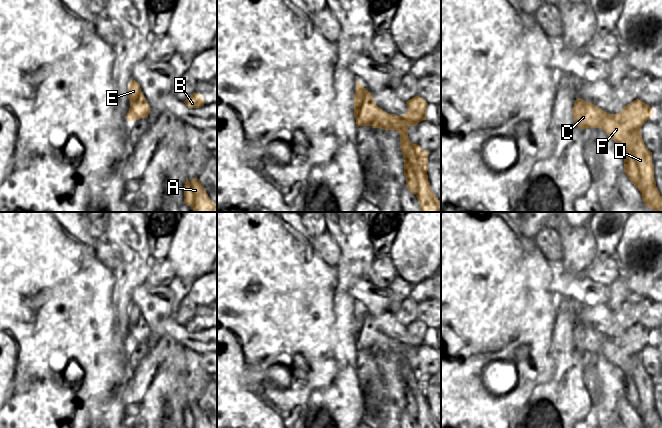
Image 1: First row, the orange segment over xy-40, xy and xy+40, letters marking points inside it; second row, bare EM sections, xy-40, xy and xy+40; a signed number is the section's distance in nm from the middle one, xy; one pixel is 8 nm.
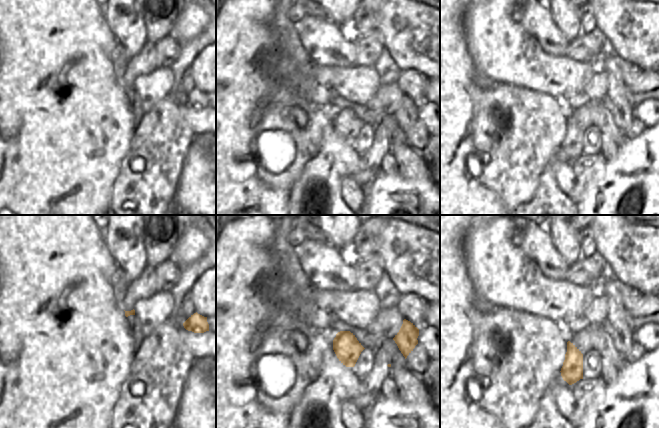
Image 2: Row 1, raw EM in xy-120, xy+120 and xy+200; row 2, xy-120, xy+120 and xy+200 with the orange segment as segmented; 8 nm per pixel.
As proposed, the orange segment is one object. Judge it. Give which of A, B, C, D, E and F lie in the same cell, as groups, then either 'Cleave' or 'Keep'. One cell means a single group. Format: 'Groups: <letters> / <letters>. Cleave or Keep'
Groups: A B D F / C E. Cleave.

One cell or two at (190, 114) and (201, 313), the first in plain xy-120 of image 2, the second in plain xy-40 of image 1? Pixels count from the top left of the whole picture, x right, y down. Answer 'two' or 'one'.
two

